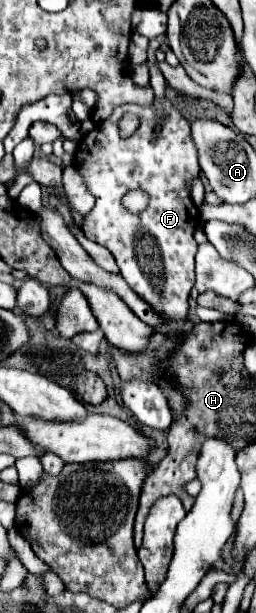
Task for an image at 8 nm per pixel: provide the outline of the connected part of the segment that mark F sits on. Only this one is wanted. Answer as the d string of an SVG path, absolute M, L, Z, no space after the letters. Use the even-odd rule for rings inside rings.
M169 99L157 101L151 107L139 107L139 105L119 105L111 119L97 125L95 131L87 133L83 141L79 143L79 151L75 155L75 165L85 175L89 191L95 195L95 207L91 213L83 219L83 233L97 241L99 245L107 247L123 275L123 279L157 311L157 315L163 317L165 323L175 321L187 321L189 313L189 291L195 283L195 251L197 243L193 239L193 231L199 223L199 209L195 207L193 199L189 197L189 179L199 175L199 163L197 163L197 147L193 147L193 139L189 139L189 123L183 119L183 115L171 105ZM125 113L133 113L139 117L139 127L131 137L123 137L119 131L119 121ZM161 123L161 137L153 137L153 127ZM133 189L147 191L151 201L149 207L141 215L127 213L121 205L121 197Z

